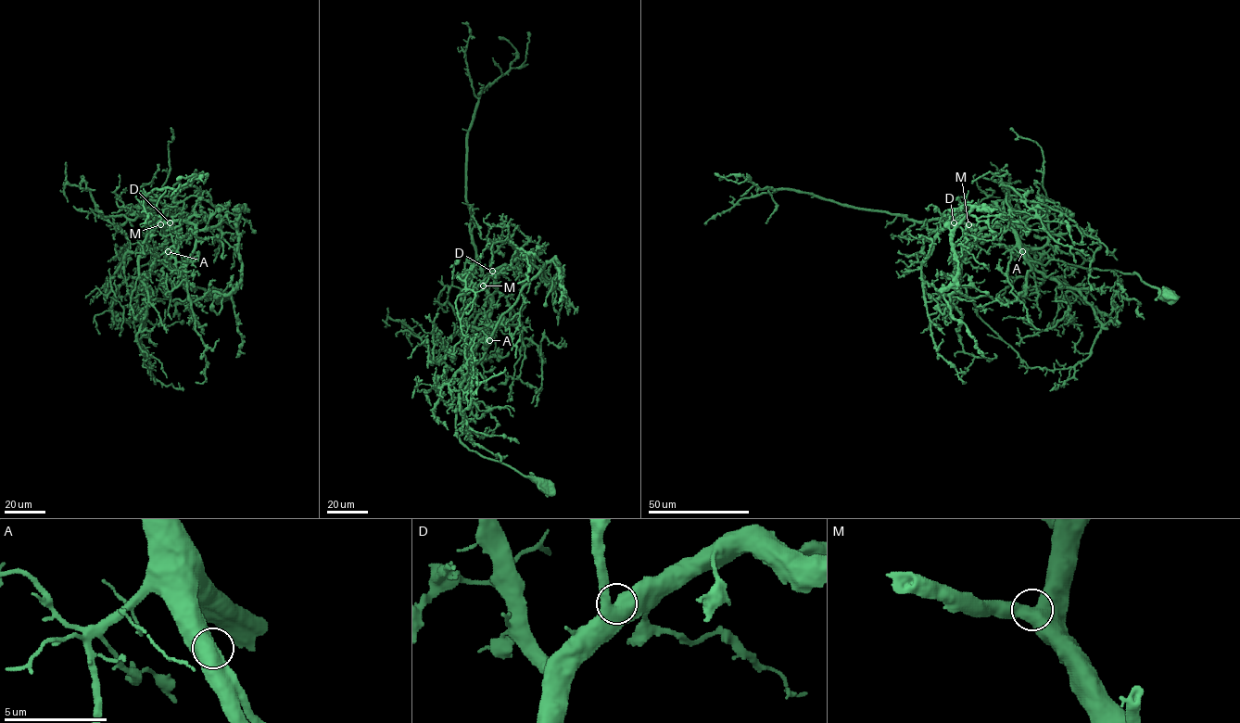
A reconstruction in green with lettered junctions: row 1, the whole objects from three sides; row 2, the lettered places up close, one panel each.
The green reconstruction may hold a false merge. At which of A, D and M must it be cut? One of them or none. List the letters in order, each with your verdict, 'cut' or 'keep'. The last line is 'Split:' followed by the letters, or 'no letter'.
A: keep
D: keep
M: keep
Split: no letter

